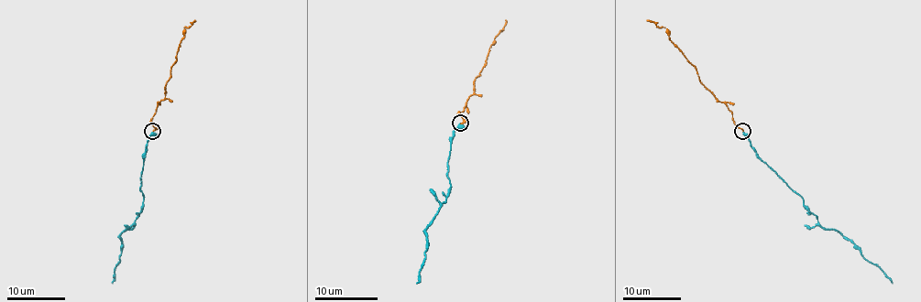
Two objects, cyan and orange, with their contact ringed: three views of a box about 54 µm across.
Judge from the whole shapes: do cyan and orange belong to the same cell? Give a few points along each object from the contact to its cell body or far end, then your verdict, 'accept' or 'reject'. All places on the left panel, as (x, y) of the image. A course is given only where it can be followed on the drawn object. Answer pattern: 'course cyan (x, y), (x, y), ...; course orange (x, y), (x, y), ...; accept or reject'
course cyan (152, 132), (140, 177), (143, 209), (133, 227), (121, 234), (121, 254), (113, 284); course orange (152, 132), (152, 117), (165, 96), (165, 84), (184, 27), (194, 20); accept

